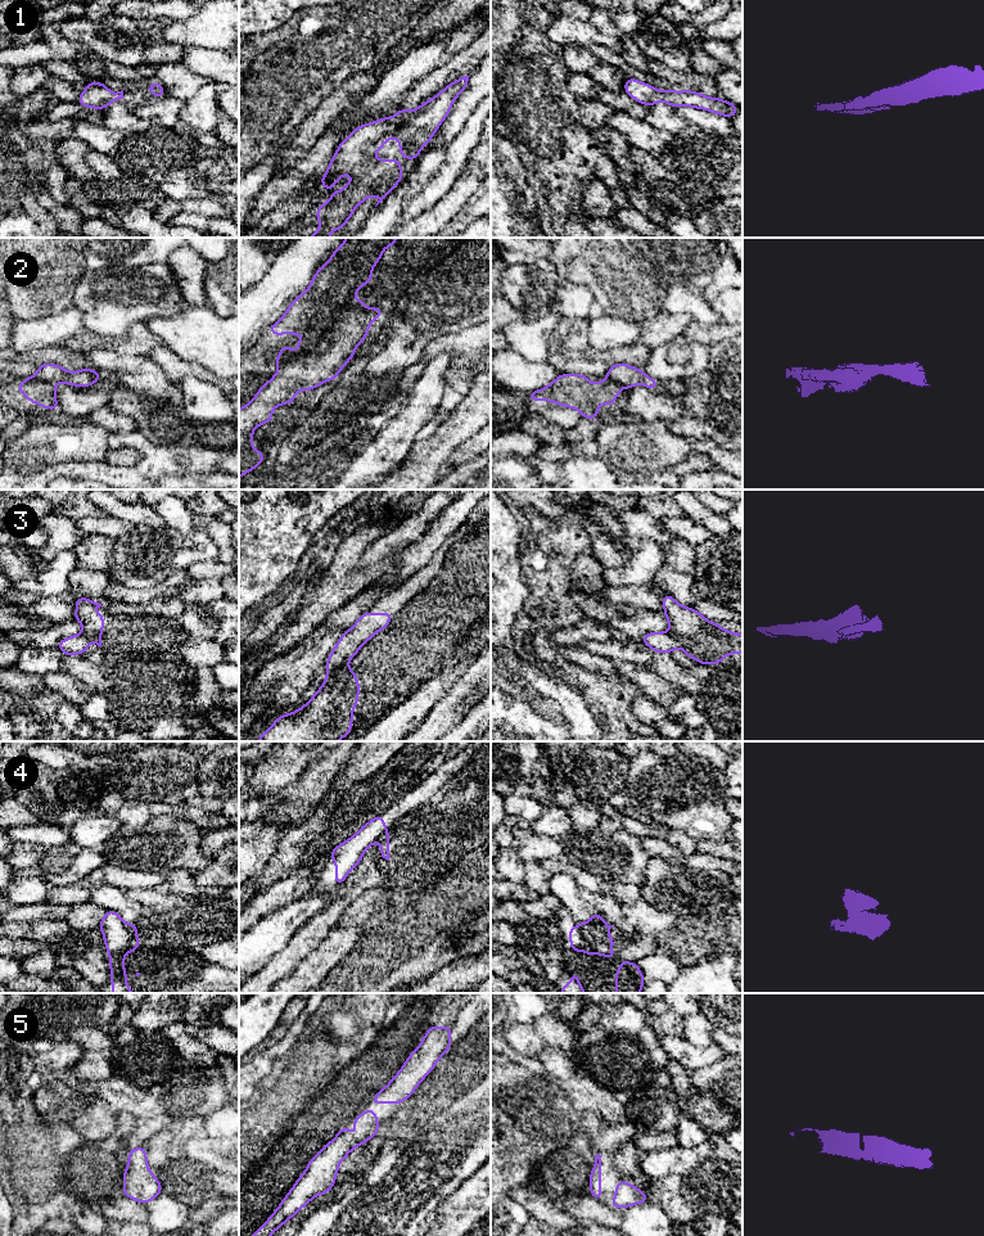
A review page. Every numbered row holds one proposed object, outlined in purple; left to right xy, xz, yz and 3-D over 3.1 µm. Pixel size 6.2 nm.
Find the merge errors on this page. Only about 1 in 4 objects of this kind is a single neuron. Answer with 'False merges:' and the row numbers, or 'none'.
False merges: 2, 3, 4

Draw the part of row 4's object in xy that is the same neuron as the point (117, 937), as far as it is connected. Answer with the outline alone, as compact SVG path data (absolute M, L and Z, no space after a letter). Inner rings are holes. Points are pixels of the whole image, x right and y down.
M107 911L99 924L104 935L105 949L109 953L119 952L131 944L131 935L127 925L116 911Z

